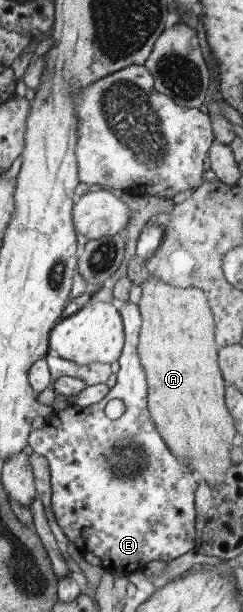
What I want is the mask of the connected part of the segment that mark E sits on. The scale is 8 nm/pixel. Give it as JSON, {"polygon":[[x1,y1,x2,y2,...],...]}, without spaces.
{"polygon":[[123,301,118,310,124,326,124,347,119,355,120,371,117,382,108,392,108,398,117,398,125,404,124,415,117,420,109,419,103,412,108,398,97,404,80,409,69,405,65,410,51,415,43,428,31,431,28,444,35,454,48,460,50,470,50,508,65,536,79,552,91,552,101,560,101,566,109,573,132,573,143,570,150,562,169,563,174,558,196,549,195,493,198,477,191,466,181,462,165,444,152,421,148,409,148,392,145,374,138,357,138,336,141,326,139,307,132,301]]}

